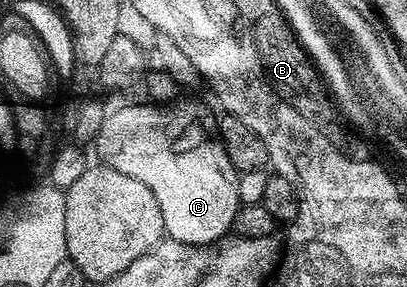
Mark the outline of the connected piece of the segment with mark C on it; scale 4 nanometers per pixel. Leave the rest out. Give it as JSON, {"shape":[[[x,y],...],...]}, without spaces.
{"shape":[[[176,100],[174,103],[127,105],[124,109],[111,109],[101,123],[101,131],[95,136],[93,148],[99,152],[98,160],[104,165],[141,179],[153,195],[157,195],[157,207],[161,207],[164,234],[172,241],[190,245],[212,245],[232,232],[233,215],[239,210],[237,183],[239,173],[229,163],[223,142],[216,136],[217,121],[199,101]]]}

